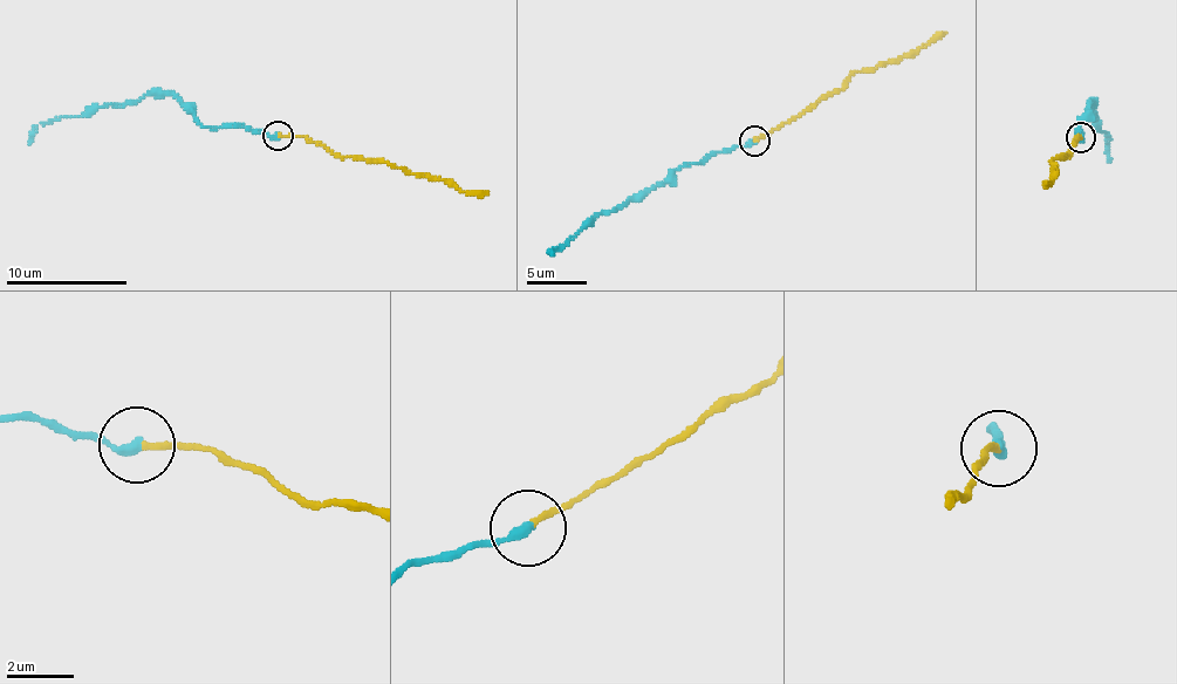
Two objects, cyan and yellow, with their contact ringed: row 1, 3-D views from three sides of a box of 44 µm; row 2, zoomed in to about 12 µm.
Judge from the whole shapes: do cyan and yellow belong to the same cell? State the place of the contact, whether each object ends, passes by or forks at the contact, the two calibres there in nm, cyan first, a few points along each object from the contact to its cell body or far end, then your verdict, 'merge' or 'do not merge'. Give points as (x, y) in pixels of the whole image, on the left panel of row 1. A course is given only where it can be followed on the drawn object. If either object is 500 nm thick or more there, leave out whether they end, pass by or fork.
at (278, 135); cyan ends there; yellow ends there; 300 nm thick on the cyan side, 170 nm on the other; cyan runs (279, 136), (244, 127), (205, 127), (170, 95), (148, 95), (127, 104), (40, 123), (28, 144); yellow runs (279, 136), (306, 136), (342, 157), (383, 158), (395, 168), (435, 177), (464, 191), (487, 195); merge

